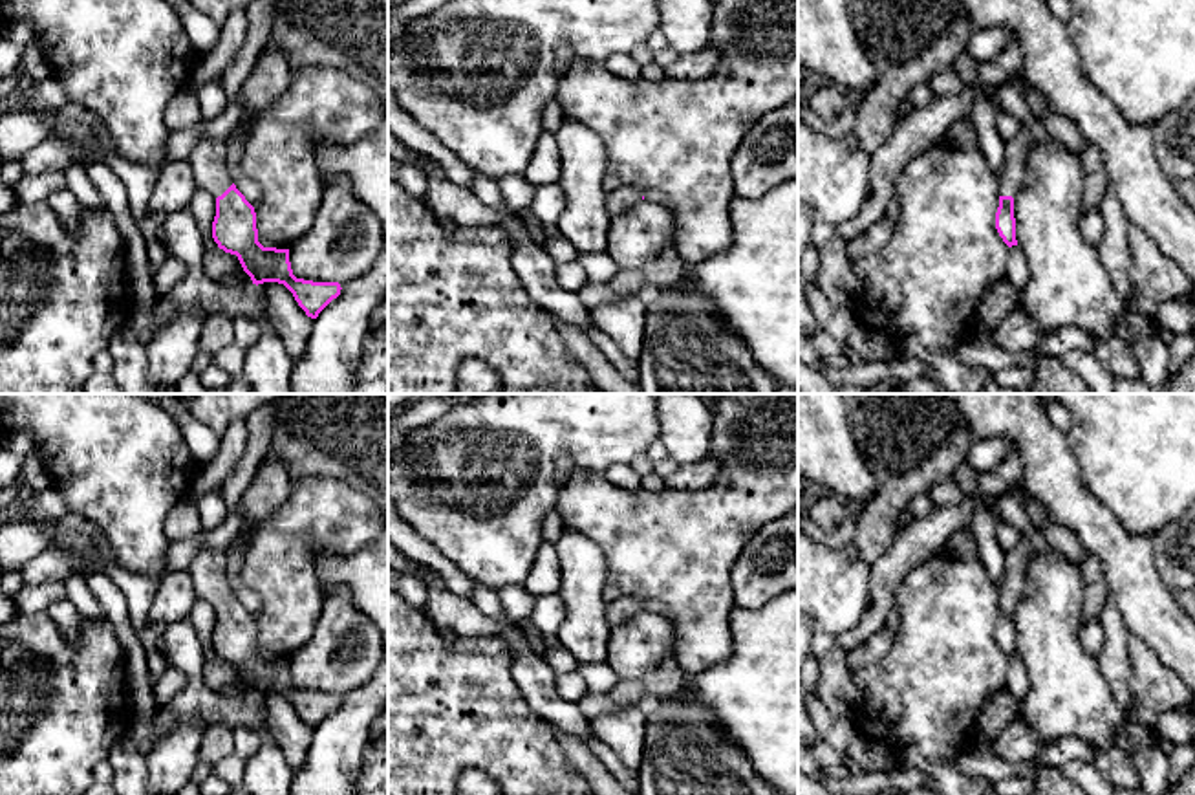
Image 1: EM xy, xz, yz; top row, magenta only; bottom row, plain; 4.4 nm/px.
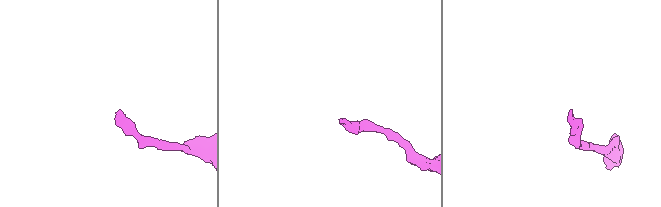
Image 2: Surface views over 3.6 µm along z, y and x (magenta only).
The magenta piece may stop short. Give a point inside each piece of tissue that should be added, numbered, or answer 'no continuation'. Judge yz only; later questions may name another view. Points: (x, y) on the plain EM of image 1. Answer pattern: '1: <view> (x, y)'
1: yz (1011, 590)

